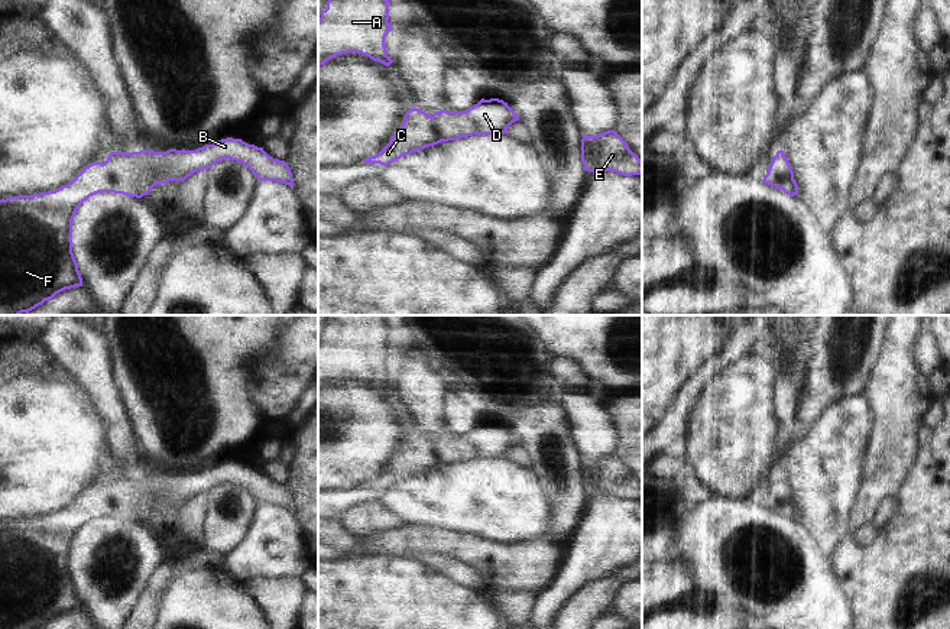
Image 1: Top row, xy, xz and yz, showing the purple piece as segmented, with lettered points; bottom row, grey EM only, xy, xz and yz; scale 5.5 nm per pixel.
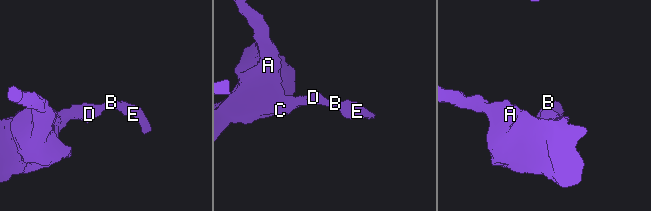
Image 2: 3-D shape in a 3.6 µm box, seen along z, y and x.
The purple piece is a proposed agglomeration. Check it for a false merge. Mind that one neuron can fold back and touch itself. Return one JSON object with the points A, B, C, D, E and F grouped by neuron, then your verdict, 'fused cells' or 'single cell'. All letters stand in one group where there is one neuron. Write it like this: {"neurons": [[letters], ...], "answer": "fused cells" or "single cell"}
{"neurons": [["A", "B", "C", "D", "E", "F"]], "answer": "single cell"}

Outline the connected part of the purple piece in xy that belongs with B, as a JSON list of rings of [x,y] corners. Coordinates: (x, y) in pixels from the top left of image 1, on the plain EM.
[[[227,461],[195,474],[111,476],[104,487],[90,487],[71,506],[55,515],[0,523],[0,629],[42,629],[65,613],[82,610],[71,561],[75,536],[90,521],[114,516],[142,522],[158,508],[184,506],[192,497],[223,483],[241,486],[259,505],[294,510],[292,496],[285,484],[273,483],[263,471]]]

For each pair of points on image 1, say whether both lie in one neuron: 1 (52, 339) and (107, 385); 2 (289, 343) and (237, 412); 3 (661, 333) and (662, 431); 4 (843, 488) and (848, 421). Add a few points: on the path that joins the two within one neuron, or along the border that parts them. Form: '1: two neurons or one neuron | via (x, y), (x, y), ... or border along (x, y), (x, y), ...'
1: one neuron | via (65, 343), (94, 372)
2: two neurons | border along (242, 363), (246, 372), (247, 394), (262, 418)
3: two neurons | border along (681, 389), (671, 409), (657, 424)
4: one neuron | via (843, 472), (843, 437)

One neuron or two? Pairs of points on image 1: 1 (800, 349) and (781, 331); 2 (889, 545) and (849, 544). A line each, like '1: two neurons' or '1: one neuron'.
1: one neuron
2: one neuron

